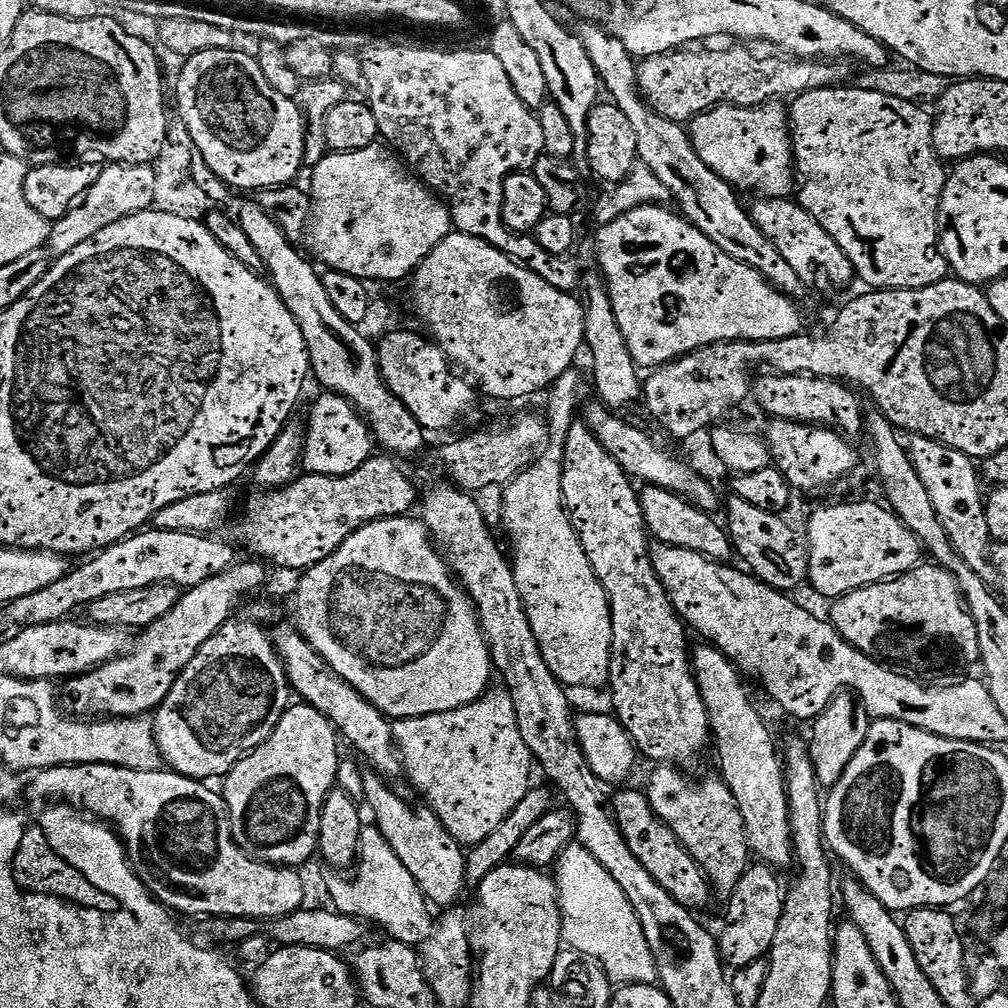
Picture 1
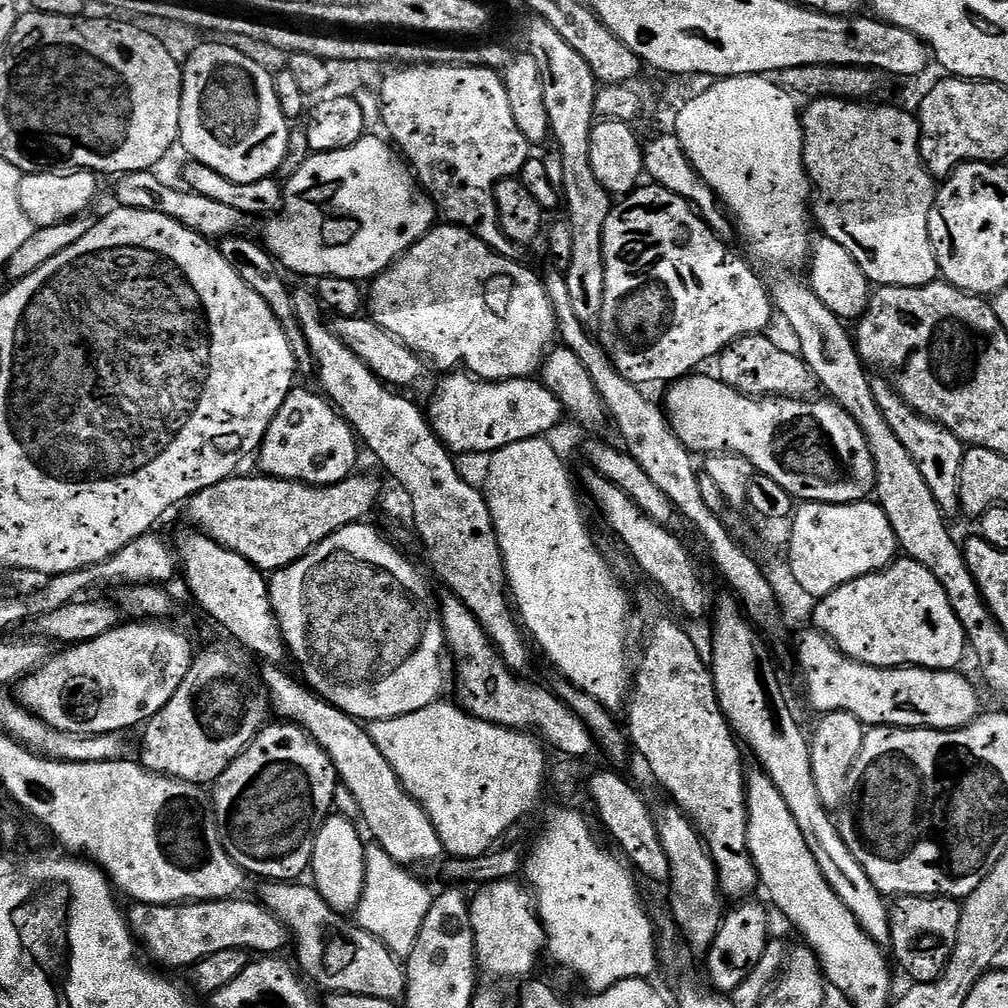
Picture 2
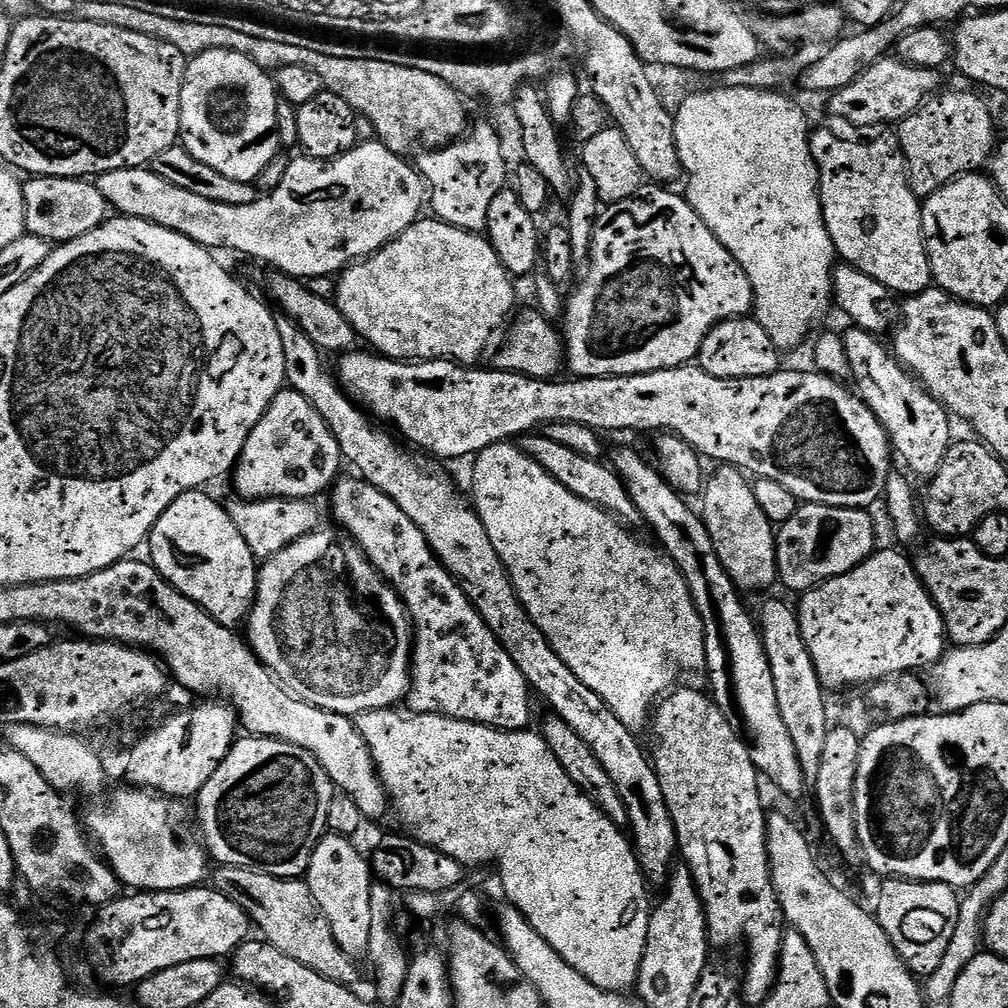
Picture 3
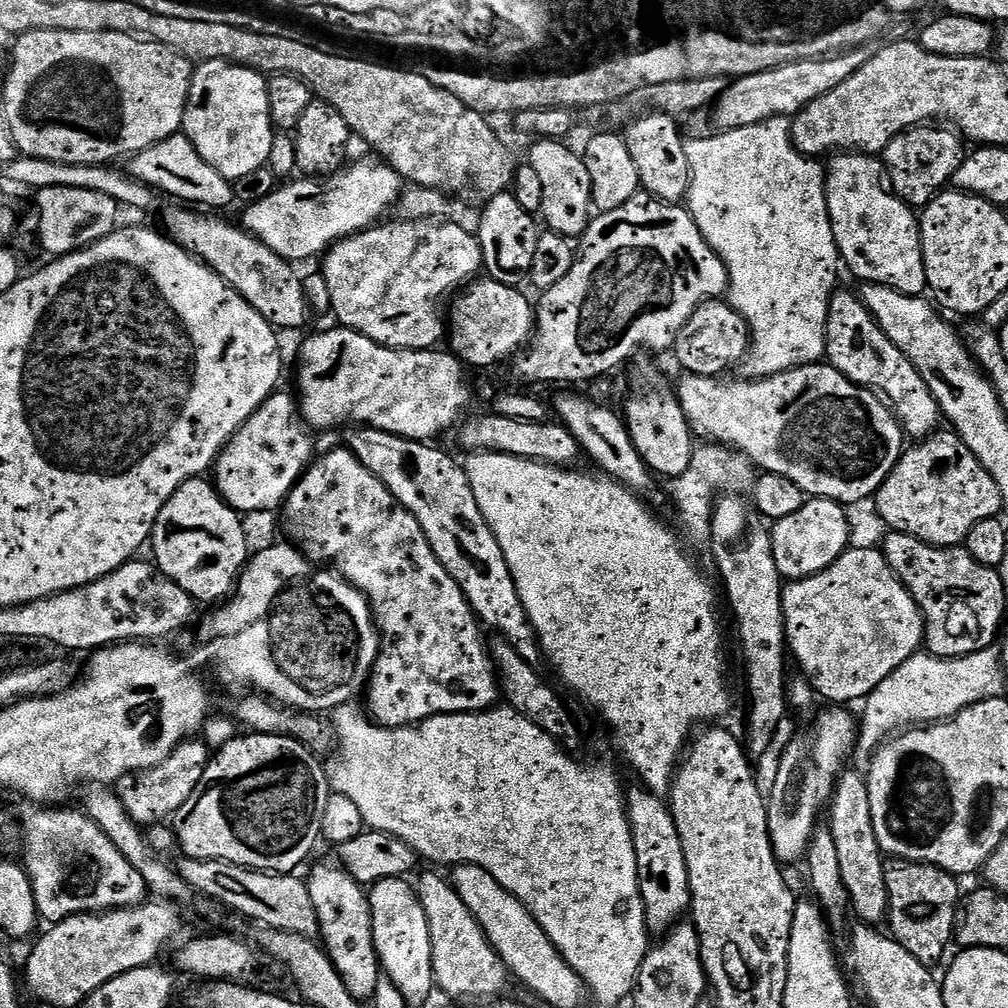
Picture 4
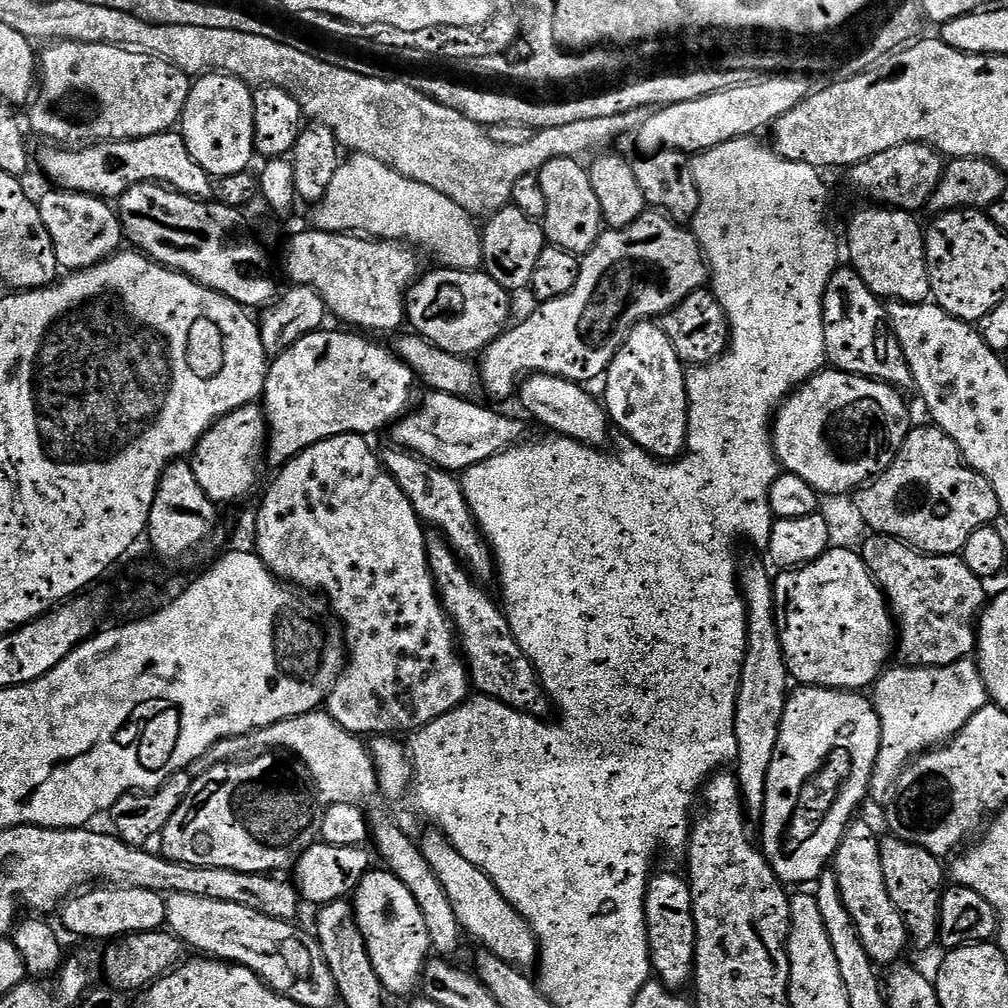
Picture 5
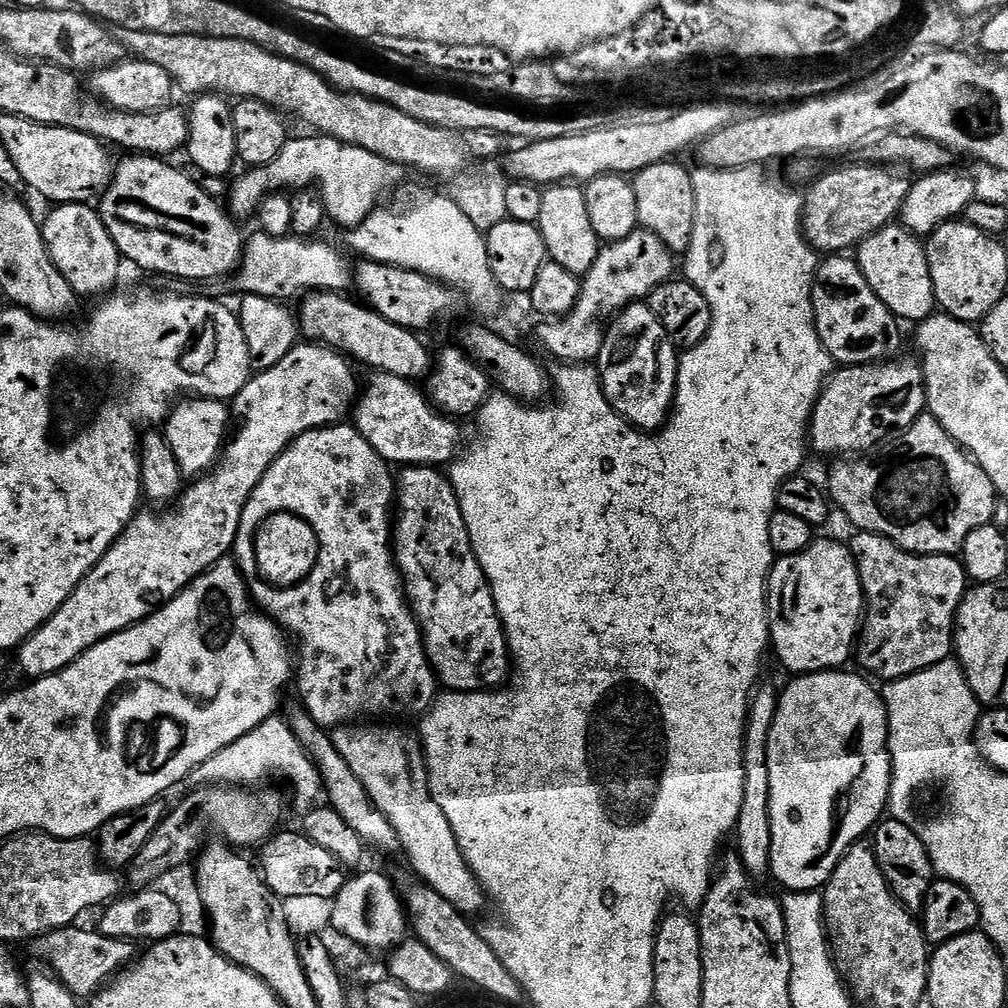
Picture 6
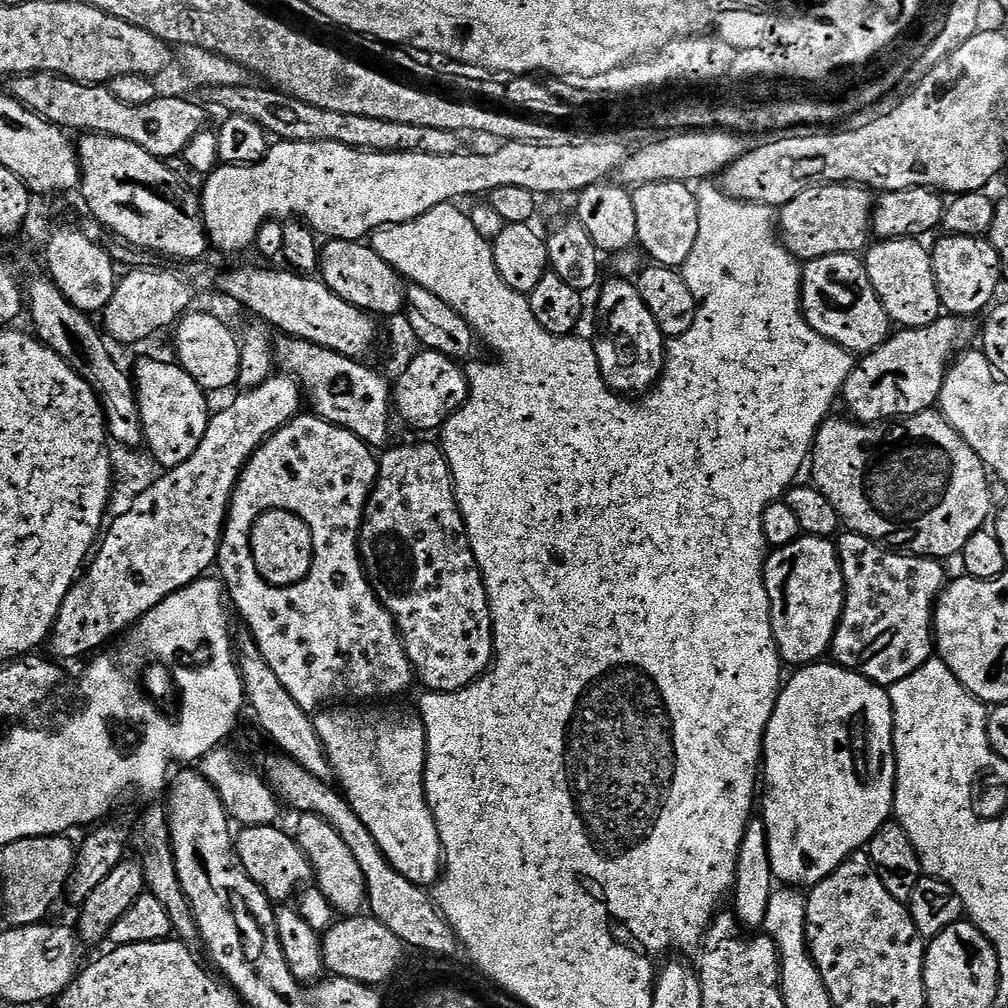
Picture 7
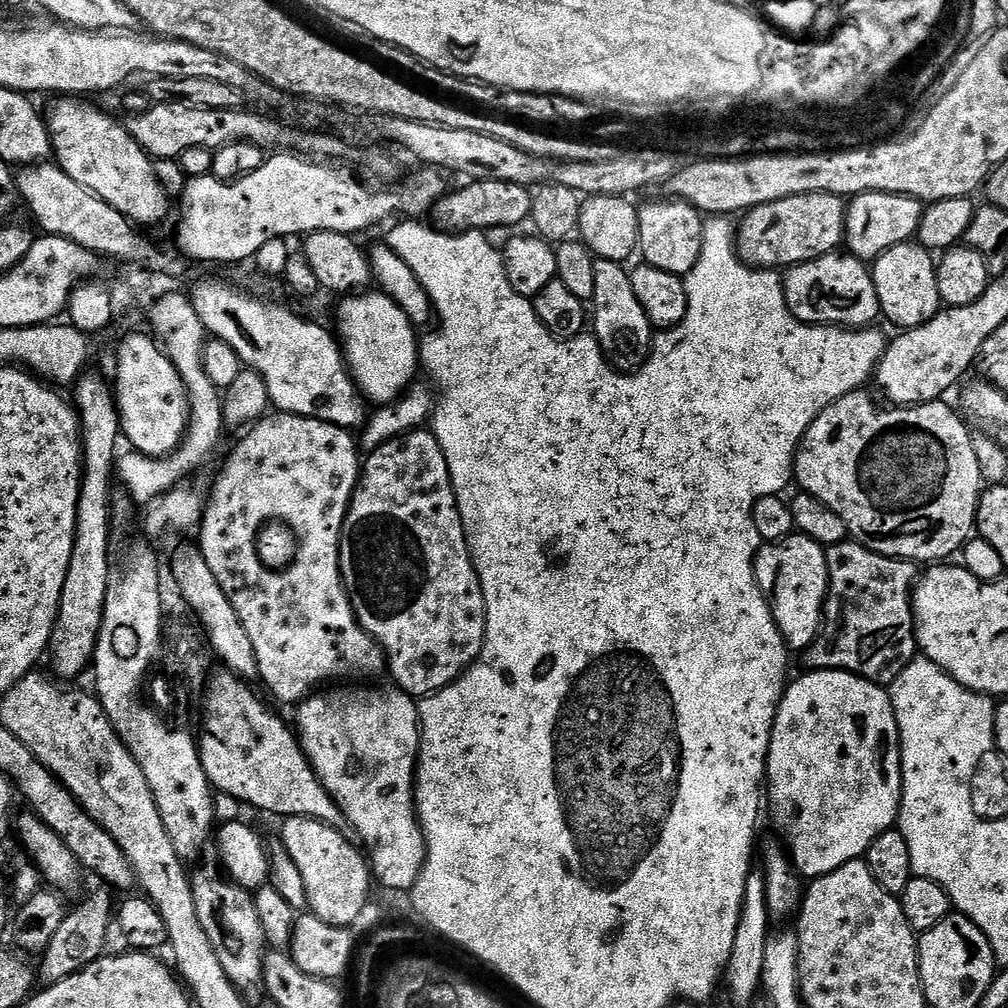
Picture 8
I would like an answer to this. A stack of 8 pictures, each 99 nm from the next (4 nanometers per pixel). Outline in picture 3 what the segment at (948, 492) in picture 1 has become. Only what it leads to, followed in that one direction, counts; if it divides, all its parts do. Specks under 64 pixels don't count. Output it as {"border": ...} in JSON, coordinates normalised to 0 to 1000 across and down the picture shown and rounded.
{"border":[[[852,323],[842,324],[842,329],[836,330],[837,342],[839,343],[839,353],[845,364],[844,376],[853,380],[851,384],[851,392],[859,403],[863,403],[863,407],[871,415],[871,419],[875,419],[875,423],[879,427],[882,437],[885,438],[885,443],[888,451],[893,452],[901,459],[900,467],[906,473],[917,472],[923,474],[935,462],[935,458],[938,454],[940,445],[946,439],[944,434],[944,421],[942,410],[936,401],[917,386],[916,381],[889,356],[888,352],[880,344],[877,345],[869,338],[870,334],[864,329],[857,328]]]}

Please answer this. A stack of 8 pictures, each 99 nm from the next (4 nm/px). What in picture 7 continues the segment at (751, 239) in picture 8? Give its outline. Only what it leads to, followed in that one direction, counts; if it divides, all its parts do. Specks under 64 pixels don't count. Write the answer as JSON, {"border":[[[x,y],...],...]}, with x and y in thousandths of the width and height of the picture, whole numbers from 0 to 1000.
{"border":[[[818,183],[806,186],[773,209],[775,238],[784,252],[795,260],[823,252],[854,251],[860,245],[861,234],[865,230],[864,214],[869,200],[864,194],[864,189],[854,184]]]}

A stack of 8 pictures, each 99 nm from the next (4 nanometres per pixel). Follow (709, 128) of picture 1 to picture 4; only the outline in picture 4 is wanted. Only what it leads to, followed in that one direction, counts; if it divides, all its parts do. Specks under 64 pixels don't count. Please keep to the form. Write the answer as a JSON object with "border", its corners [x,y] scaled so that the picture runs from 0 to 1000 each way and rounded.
{"border":[[[762,119],[744,127],[719,132],[719,139],[684,138],[680,142],[687,169],[681,204],[702,242],[722,263],[725,289],[721,301],[742,318],[752,345],[747,346],[755,374],[786,368],[811,360],[820,350],[820,321],[827,300],[825,296],[831,272],[839,263],[829,243],[825,225],[823,191],[819,186],[819,167],[813,158],[803,157],[782,132],[783,120]]]}

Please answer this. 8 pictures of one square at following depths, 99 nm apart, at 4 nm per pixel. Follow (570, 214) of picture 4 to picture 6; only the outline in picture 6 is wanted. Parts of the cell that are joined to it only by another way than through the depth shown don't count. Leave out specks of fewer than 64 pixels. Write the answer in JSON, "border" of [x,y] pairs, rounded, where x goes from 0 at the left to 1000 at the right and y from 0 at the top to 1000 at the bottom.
{"border":[[[561,181],[541,186],[539,192],[538,212],[534,225],[544,249],[543,257],[547,261],[558,264],[558,268],[565,268],[565,272],[576,276],[582,274],[593,256],[597,239],[589,232],[589,224],[581,208],[578,186],[571,181]]]}

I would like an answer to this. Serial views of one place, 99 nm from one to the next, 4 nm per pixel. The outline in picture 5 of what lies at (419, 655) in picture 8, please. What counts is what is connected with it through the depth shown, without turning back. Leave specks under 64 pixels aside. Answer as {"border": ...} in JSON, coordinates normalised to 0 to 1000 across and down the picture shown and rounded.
{"border":[[[425,536],[425,561],[437,597],[454,628],[454,642],[464,660],[467,682],[473,688],[484,690],[487,694],[497,694],[499,698],[516,706],[523,706],[533,712],[543,711],[545,691],[531,661],[516,644],[516,639],[506,625],[501,604],[493,596],[492,600],[472,580],[473,572],[461,563],[457,553],[449,548],[443,536]]]}

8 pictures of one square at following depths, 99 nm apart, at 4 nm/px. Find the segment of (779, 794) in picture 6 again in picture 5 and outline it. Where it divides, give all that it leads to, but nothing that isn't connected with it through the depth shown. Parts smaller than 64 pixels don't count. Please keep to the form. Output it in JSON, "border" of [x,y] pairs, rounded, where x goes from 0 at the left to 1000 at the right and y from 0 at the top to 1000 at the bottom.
{"border":[[[794,681],[782,691],[782,699],[778,705],[778,715],[772,728],[772,740],[768,740],[768,756],[764,756],[764,768],[760,768],[760,796],[758,797],[758,837],[756,833],[756,844],[758,850],[764,855],[768,867],[779,878],[802,877],[813,873],[814,867],[826,856],[831,839],[835,835],[837,825],[845,816],[853,797],[861,790],[861,781],[869,770],[869,753],[873,751],[873,713],[869,707],[869,699],[860,689],[852,686],[836,687],[833,683],[807,683],[805,681]]]}

